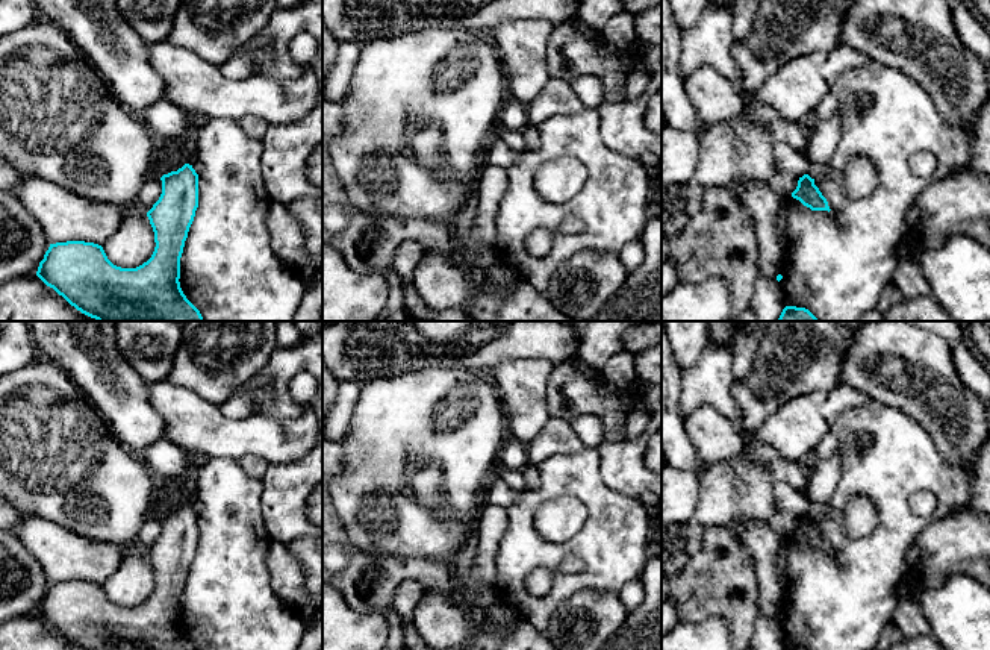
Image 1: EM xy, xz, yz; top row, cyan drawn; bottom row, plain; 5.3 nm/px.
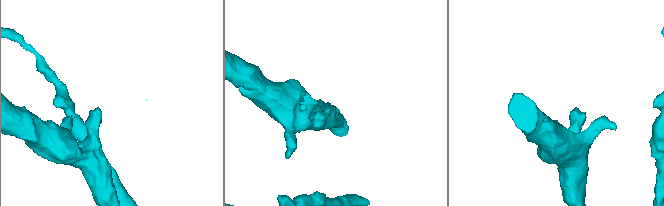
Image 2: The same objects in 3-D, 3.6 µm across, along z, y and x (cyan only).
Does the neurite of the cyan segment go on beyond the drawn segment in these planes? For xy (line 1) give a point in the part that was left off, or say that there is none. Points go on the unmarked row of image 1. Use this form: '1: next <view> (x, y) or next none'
1: next none

